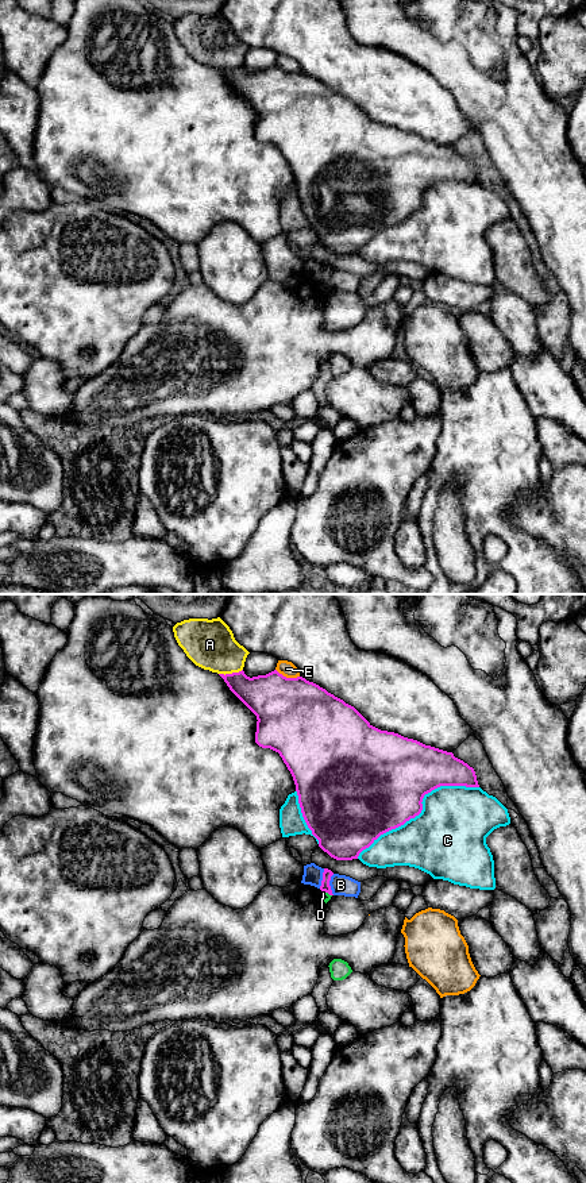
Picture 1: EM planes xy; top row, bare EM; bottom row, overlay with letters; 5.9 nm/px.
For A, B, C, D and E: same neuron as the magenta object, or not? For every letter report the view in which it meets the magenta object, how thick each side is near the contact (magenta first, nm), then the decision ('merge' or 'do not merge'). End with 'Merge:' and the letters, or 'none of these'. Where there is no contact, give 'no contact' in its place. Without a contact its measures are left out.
A: meets magenta in xy; 240 nm thick on the magenta side, 300 nm on the other; do not merge
B: meets magenta in xy; 60 nm thick on the magenta side, 130 nm on the other; do not merge
C: meets magenta in xy; 460 nm thick on the magenta side, 460 nm on the other; do not merge
D: meets magenta in xy; 60 nm thick on the magenta side, 50 nm on the other; do not merge
E: meets magenta in xy; 460 nm thick on the magenta side, 90 nm on the other; do not merge
Merge: none of these

